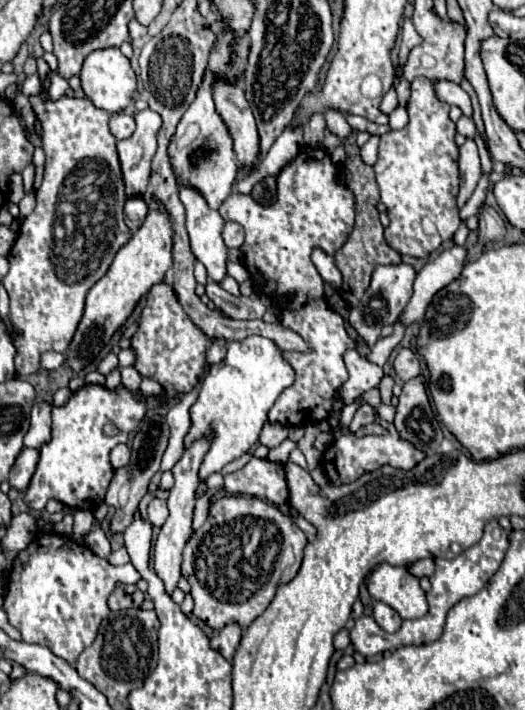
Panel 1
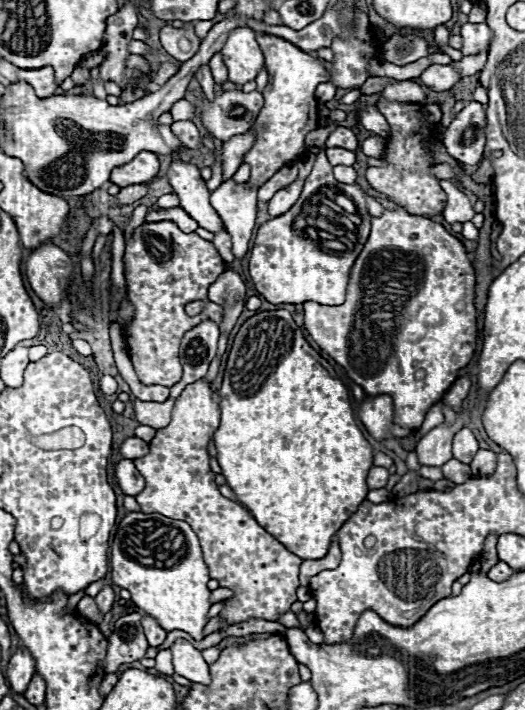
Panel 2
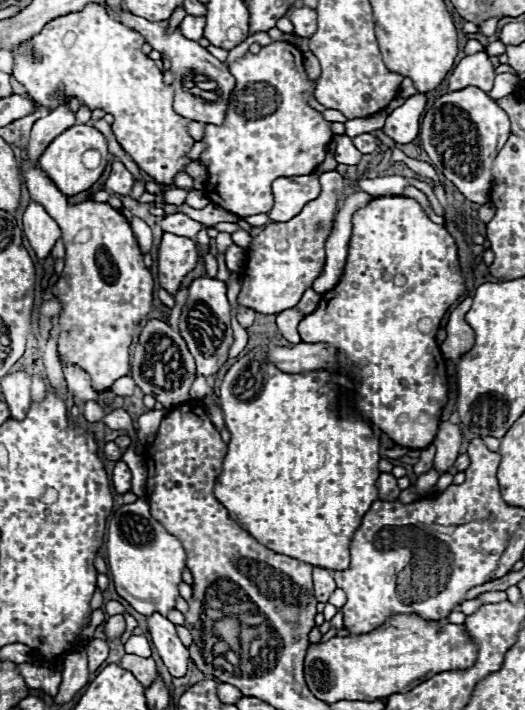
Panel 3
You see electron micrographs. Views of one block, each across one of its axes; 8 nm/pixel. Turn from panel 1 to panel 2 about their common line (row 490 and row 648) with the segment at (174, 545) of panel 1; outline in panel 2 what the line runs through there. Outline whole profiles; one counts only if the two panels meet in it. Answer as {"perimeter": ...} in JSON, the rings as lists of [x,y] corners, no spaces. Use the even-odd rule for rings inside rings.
{"perimeter":[[[184,638],[174,640],[170,652],[172,652],[172,664],[174,664],[176,674],[180,674],[196,684],[210,682],[208,664],[204,662],[200,650],[196,650],[188,640],[184,640]]]}

